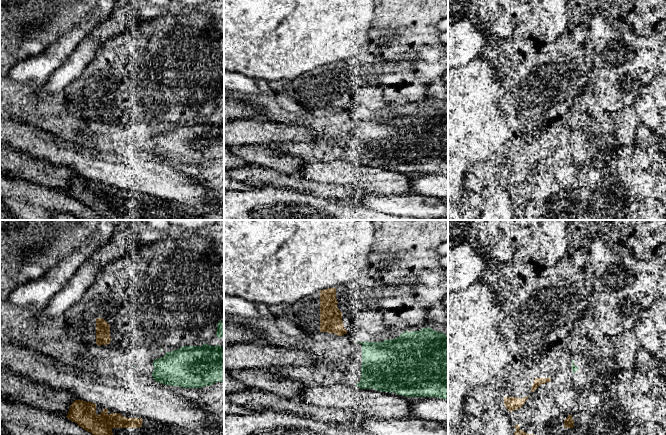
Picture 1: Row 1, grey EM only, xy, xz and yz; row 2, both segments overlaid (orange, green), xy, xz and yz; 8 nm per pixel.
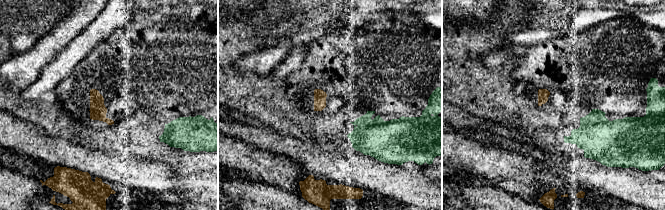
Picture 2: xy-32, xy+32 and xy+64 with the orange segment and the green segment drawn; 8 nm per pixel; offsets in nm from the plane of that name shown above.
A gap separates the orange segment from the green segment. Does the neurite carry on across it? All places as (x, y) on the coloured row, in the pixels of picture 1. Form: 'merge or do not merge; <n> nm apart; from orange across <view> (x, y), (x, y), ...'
do not merge; 110 nm apart; from orange across xz (346, 333), (356, 342)

